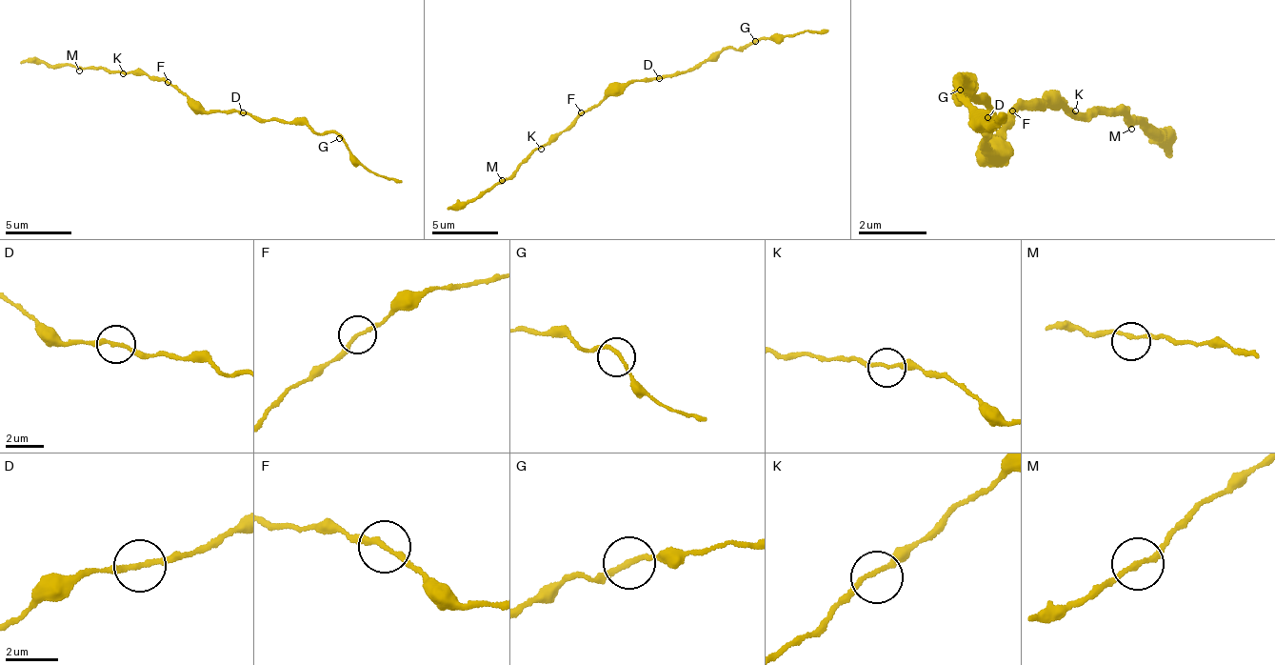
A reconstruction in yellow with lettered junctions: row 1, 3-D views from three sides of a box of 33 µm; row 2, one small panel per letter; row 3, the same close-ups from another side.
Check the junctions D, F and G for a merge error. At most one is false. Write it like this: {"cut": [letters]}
{"cut": []}

